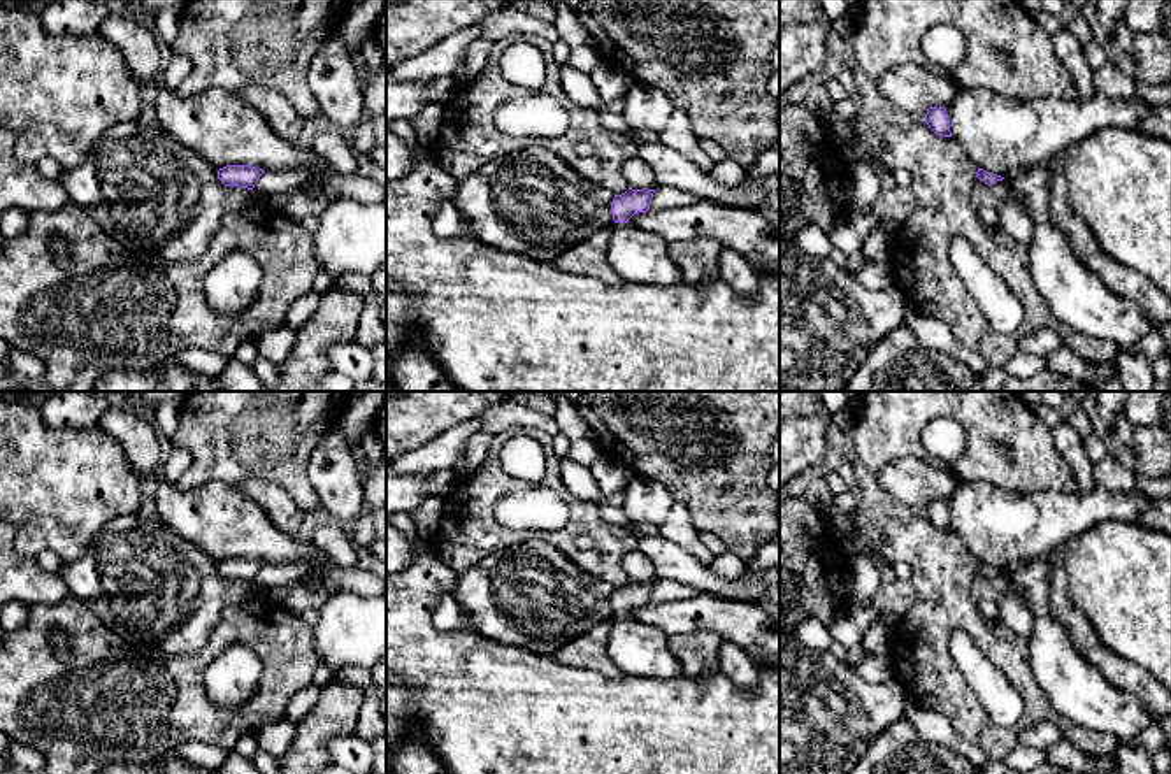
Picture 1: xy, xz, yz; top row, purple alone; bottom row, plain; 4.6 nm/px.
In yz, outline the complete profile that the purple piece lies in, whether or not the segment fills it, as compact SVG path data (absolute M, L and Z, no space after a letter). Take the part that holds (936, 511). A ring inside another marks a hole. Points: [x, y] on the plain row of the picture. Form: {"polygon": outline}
{"polygon": "M929 500L925 507L925 516L936 528L952 530L950 512L945 500Z"}

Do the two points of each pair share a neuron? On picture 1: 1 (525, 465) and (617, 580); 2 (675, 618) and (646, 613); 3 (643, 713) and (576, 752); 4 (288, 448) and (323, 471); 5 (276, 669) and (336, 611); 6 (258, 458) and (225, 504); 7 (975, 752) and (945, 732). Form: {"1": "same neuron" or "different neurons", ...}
{"1": "different neurons", "2": "same neuron", "3": "same neuron", "4": "different neurons", "5": "different neurons", "6": "different neurons", "7": "same neuron"}

